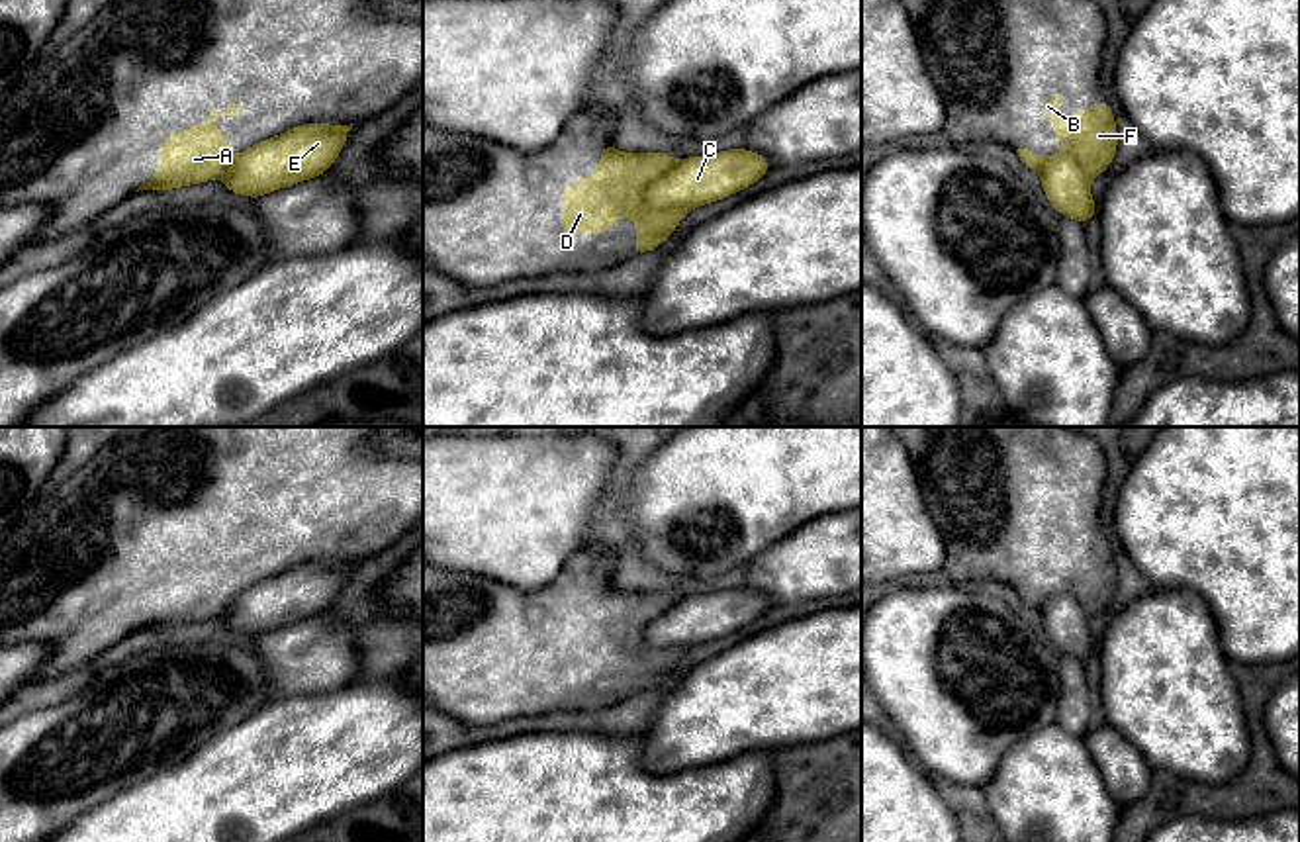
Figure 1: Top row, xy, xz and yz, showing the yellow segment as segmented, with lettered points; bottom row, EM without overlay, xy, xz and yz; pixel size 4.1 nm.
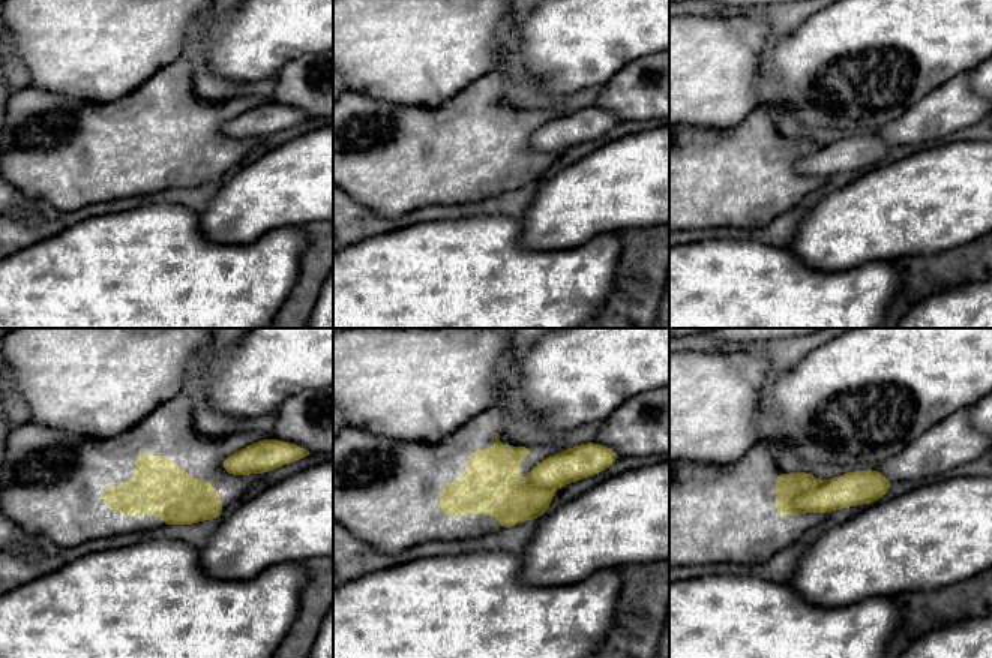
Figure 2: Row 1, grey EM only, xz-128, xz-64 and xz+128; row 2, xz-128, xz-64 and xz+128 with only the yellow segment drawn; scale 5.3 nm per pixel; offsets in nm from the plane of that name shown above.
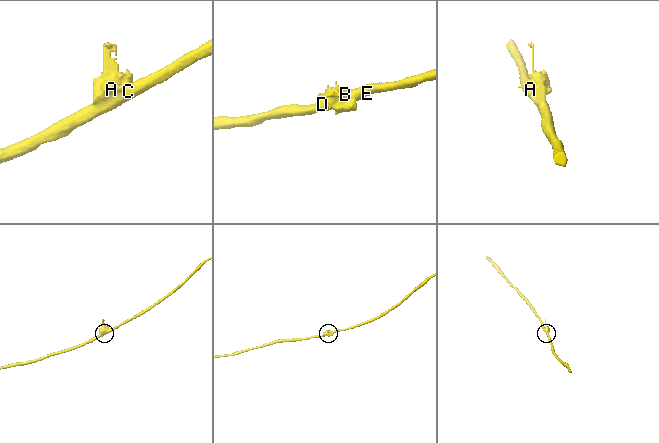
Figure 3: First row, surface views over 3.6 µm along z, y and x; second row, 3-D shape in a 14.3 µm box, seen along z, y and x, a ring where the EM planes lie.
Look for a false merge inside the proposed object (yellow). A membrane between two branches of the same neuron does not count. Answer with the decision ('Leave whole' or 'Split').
Split

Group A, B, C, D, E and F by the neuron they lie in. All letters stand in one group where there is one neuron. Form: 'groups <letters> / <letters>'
groups A B D F / C E

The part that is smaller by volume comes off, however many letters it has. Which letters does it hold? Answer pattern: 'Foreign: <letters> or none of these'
Foreign: A, B, D, F

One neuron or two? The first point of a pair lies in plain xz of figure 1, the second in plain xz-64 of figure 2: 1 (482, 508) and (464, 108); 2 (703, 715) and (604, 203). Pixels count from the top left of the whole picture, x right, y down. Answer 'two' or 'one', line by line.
1: two
2: one

